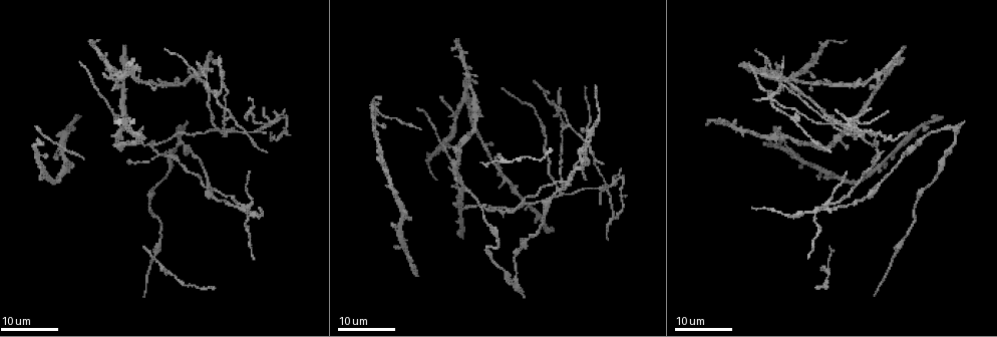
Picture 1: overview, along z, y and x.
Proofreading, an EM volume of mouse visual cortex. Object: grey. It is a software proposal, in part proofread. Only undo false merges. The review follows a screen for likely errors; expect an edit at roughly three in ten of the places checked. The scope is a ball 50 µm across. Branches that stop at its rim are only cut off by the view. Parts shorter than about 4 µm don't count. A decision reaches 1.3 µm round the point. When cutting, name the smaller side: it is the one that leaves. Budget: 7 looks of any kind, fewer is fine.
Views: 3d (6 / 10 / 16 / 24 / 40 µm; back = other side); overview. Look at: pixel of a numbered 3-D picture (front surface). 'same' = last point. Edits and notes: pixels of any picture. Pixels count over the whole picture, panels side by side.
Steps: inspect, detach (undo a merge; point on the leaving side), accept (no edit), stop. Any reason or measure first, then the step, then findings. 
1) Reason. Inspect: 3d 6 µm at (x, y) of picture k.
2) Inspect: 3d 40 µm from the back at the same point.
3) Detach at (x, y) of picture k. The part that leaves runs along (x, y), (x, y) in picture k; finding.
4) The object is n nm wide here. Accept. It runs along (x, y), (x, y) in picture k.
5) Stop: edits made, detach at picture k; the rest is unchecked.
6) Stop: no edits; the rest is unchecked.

Small branch off a trunk. Inspect: 3d 24 µm at (247, 214) of picture 1.

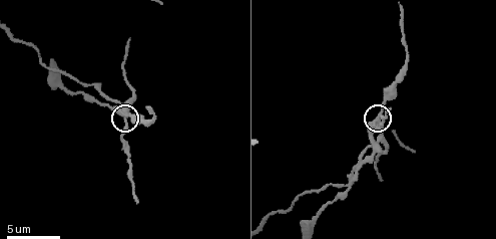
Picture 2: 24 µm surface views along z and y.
Zoom in. Inspect: 3d 10 µm at (126, 120) of picture 2.

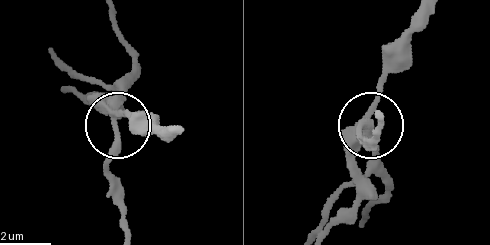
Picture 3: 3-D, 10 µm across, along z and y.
Detach at (126, 115) of picture 3. Two cells meet here.

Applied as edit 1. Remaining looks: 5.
Four-way junction. Inspect: 3d 24 µm at (120, 130) of picture 1.

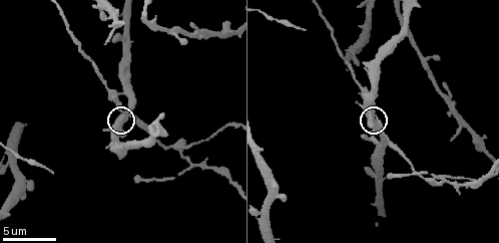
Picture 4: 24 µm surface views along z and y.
Inspect: 3d 10 µm at (120, 118) of picture 4.

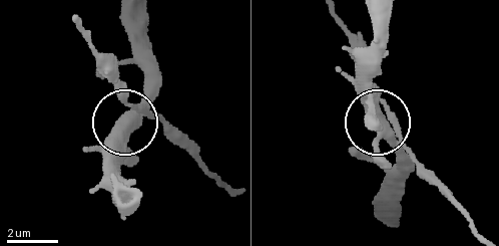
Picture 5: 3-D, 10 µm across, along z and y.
Inspect: 3d 10 µm from the back at (124, 120) of picture 5.

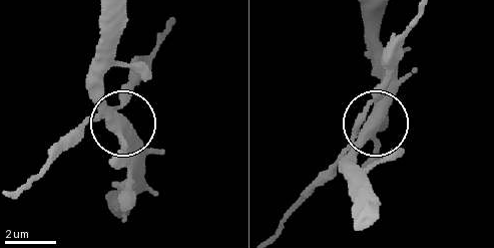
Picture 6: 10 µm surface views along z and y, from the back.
4 arms meet here. Accept. It runs along (277, 228), (370, 132), (372, 105), (389, 62) in picture 6; one cell here.

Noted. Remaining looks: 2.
Thick turns thin. Inspect: 3d 10 µm at (110, 91) of picture 4.

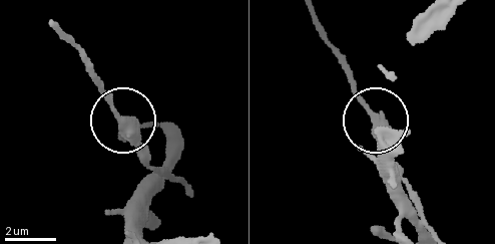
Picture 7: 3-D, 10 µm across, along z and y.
Accept. It runs along (184, 185), (148, 163), (89, 74) in picture 7; all the same cell.

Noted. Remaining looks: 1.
Stop: edits made, detach at picture 3; the rest is unchecked.

